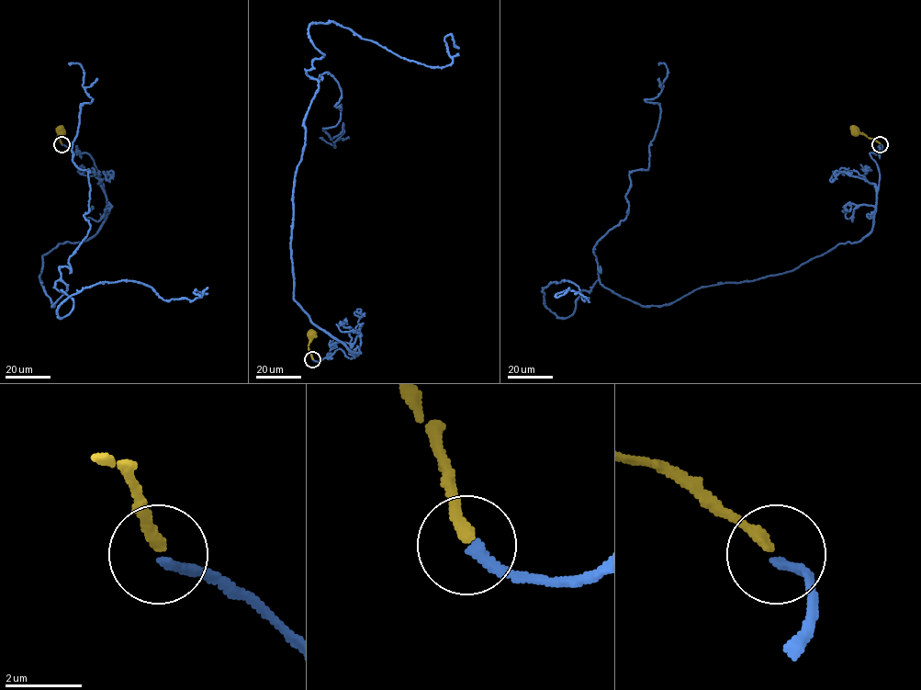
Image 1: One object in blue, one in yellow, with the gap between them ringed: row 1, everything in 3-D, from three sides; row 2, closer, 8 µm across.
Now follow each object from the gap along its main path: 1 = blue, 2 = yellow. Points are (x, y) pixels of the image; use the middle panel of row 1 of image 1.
1: (312, 359), (357, 356), (294, 299), (295, 172), (325, 72), (341, 108), (322, 128), (343, 132), (320, 138)
2: (312, 359), (308, 347), (310, 333)

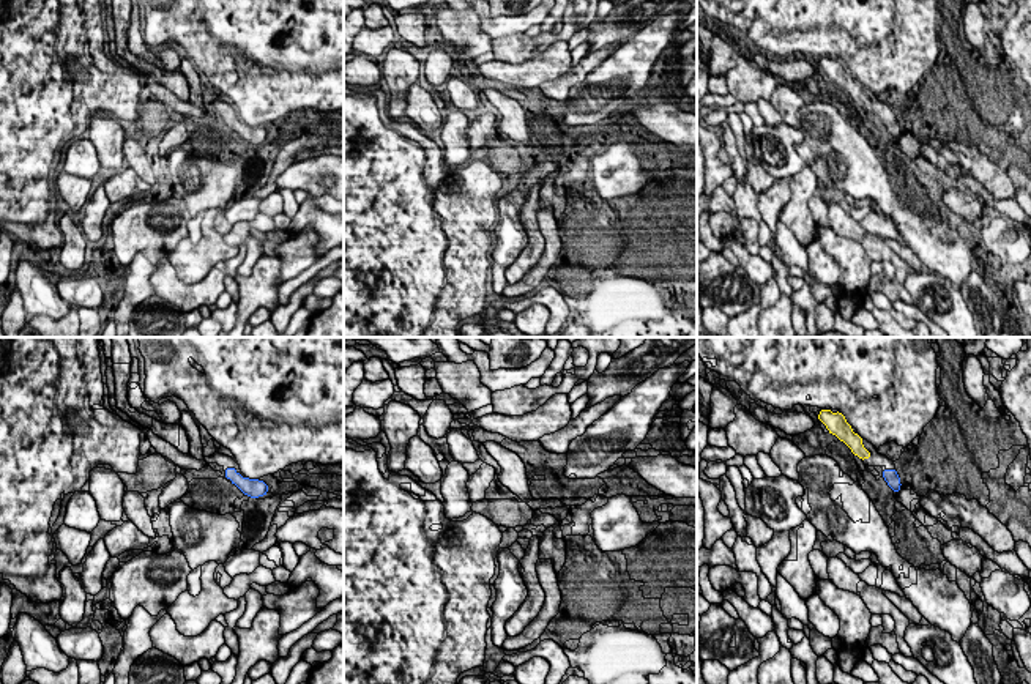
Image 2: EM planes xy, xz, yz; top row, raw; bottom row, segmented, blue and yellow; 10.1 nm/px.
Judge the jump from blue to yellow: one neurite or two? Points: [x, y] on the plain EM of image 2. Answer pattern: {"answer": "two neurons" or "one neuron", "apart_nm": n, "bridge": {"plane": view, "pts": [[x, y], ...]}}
{"answer": "one neuron", "apart_nm": 220, "bridge": {"plane": "yz", "pts": [[883, 118], [869, 103]]}}

